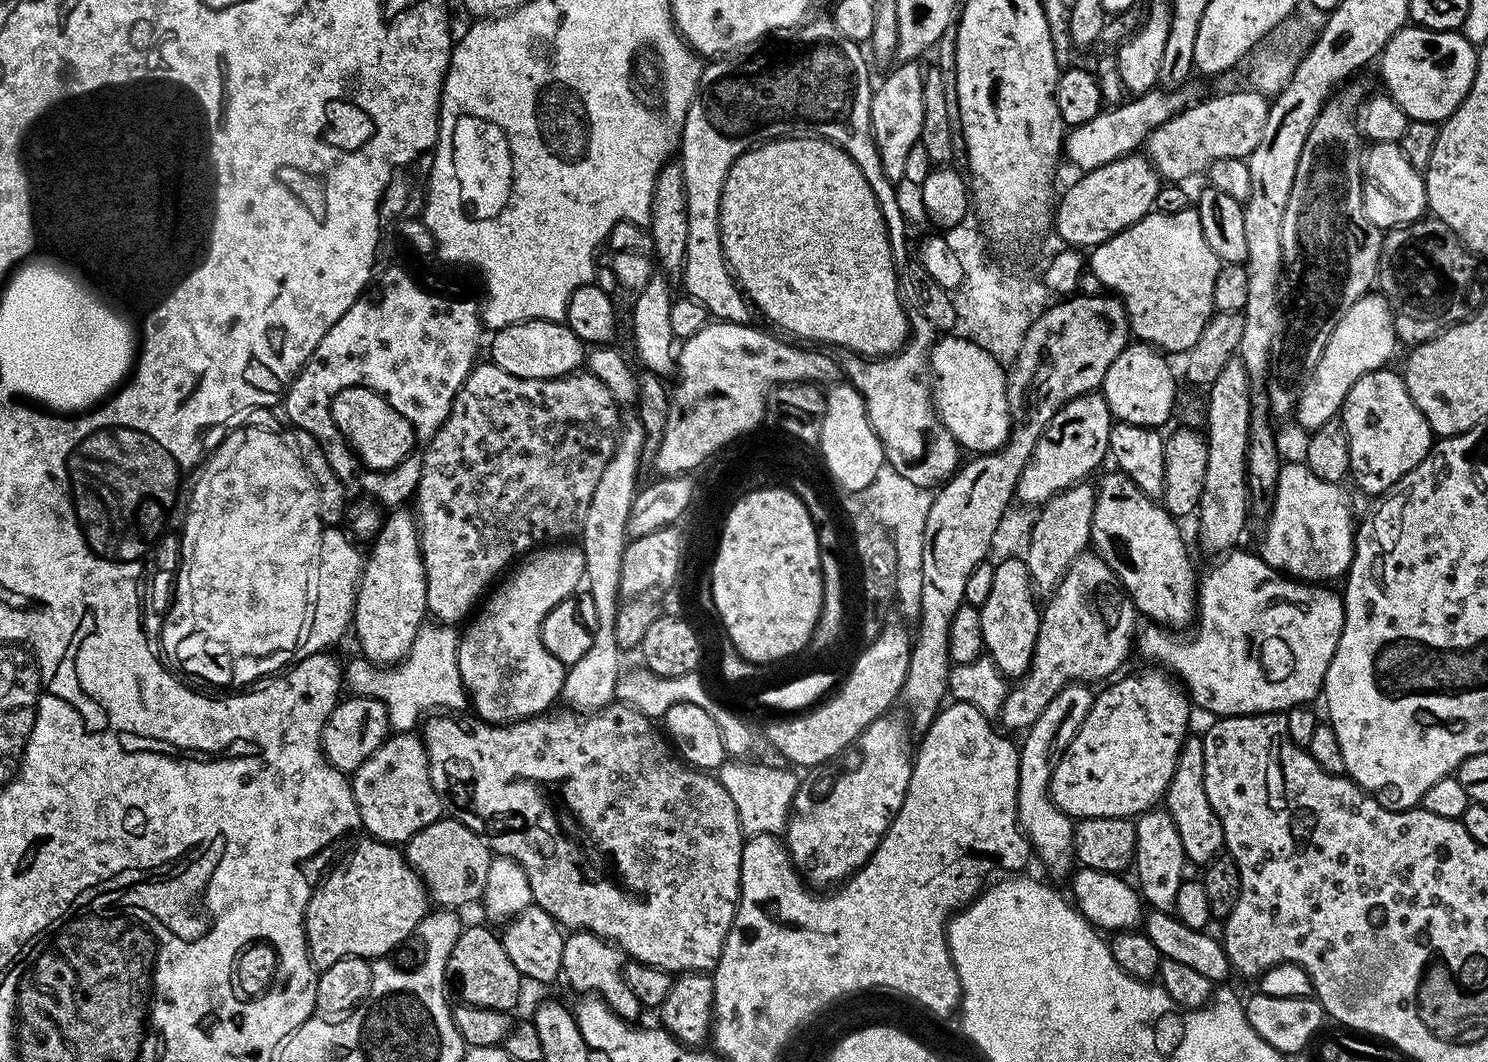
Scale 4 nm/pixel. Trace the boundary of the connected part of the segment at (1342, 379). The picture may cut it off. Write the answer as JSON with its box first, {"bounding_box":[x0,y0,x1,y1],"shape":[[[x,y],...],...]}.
{"bounding_box":[1294,295,1398,430],"shape":[[[1371,295],[1358,297],[1349,308],[1347,305],[1339,313],[1334,330],[1322,350],[1322,358],[1318,358],[1318,366],[1314,366],[1314,374],[1310,374],[1306,386],[1300,391],[1294,419],[1305,430],[1337,419],[1343,409],[1346,394],[1350,394],[1354,382],[1366,374],[1381,371],[1387,365],[1384,363],[1396,352],[1398,341],[1392,311],[1383,296]]]}

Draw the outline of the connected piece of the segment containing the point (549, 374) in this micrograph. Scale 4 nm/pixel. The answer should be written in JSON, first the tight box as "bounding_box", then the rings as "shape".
{"bounding_box":[491,320,586,380],"shape":[[[523,320],[497,328],[491,336],[491,363],[523,380],[559,380],[561,376],[581,371],[586,360],[584,341],[578,339],[567,323],[559,320]]]}

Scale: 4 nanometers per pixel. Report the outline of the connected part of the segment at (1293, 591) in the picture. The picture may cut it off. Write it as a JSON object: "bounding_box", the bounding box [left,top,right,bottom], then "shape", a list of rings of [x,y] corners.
{"bounding_box":[1138,550,1344,718],"shape":[[[1232,550],[1229,551],[1227,554],[1221,555],[1219,557],[1220,560],[1217,562],[1216,565],[1213,566],[1212,569],[1209,570],[1208,573],[1201,575],[1198,580],[1198,615],[1194,621],[1194,629],[1196,628],[1196,633],[1193,634],[1192,640],[1187,640],[1184,637],[1184,634],[1181,634],[1179,631],[1176,630],[1161,630],[1159,627],[1156,626],[1148,626],[1148,629],[1141,631],[1138,636],[1138,652],[1141,652],[1142,655],[1145,656],[1145,661],[1148,662],[1155,662],[1157,665],[1163,666],[1173,677],[1178,678],[1179,683],[1183,685],[1186,689],[1191,703],[1193,705],[1196,704],[1200,708],[1205,708],[1208,712],[1213,712],[1211,715],[1216,718],[1223,718],[1225,716],[1253,716],[1255,712],[1283,712],[1286,713],[1288,709],[1298,707],[1300,705],[1311,705],[1313,702],[1312,699],[1315,696],[1319,697],[1321,695],[1322,689],[1324,687],[1324,679],[1326,678],[1326,670],[1330,670],[1330,662],[1334,658],[1334,650],[1338,650],[1338,638],[1342,638],[1342,626],[1344,625],[1344,601],[1342,599],[1341,593],[1339,591],[1331,592],[1331,587],[1328,586],[1321,586],[1318,584],[1309,584],[1302,580],[1293,580],[1279,572],[1274,571],[1273,568],[1269,564],[1266,563],[1260,555],[1258,555],[1255,551],[1252,552],[1240,552],[1241,550]]]}

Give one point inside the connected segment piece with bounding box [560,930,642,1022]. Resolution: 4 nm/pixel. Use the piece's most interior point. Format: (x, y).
(594, 966)

